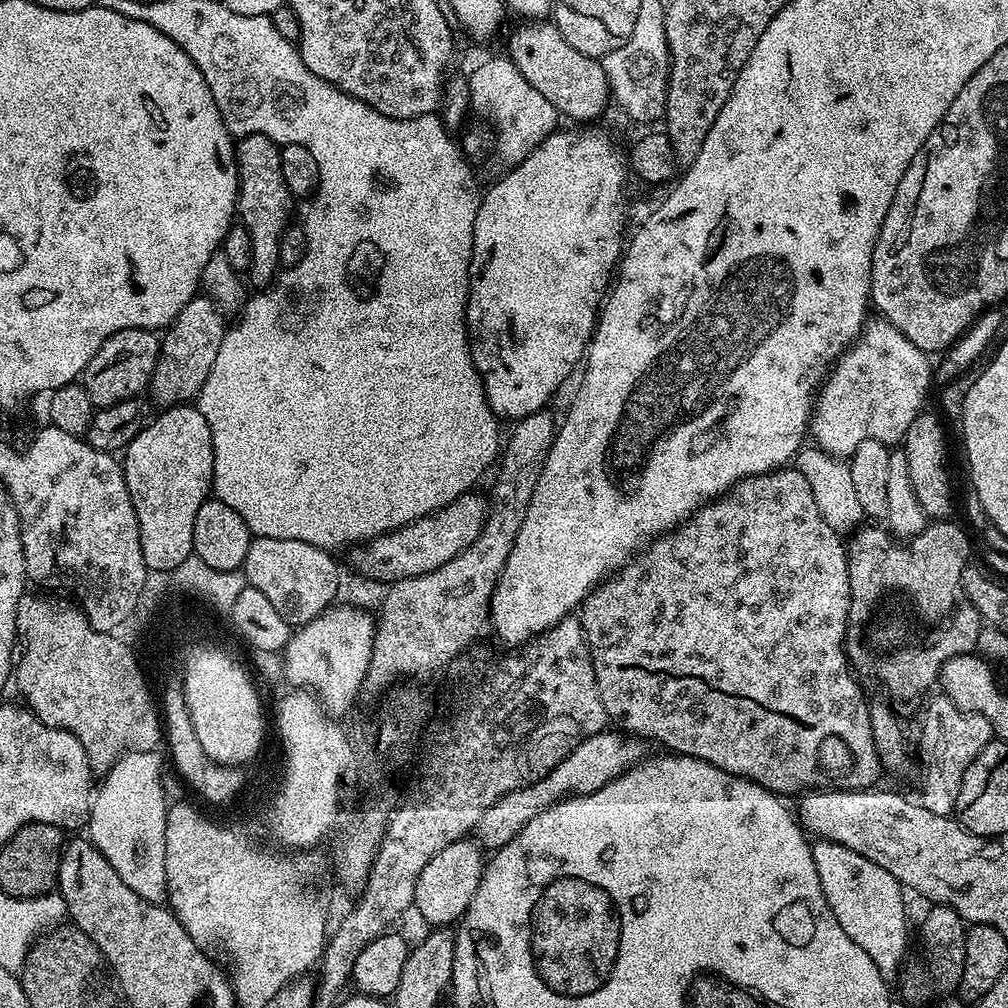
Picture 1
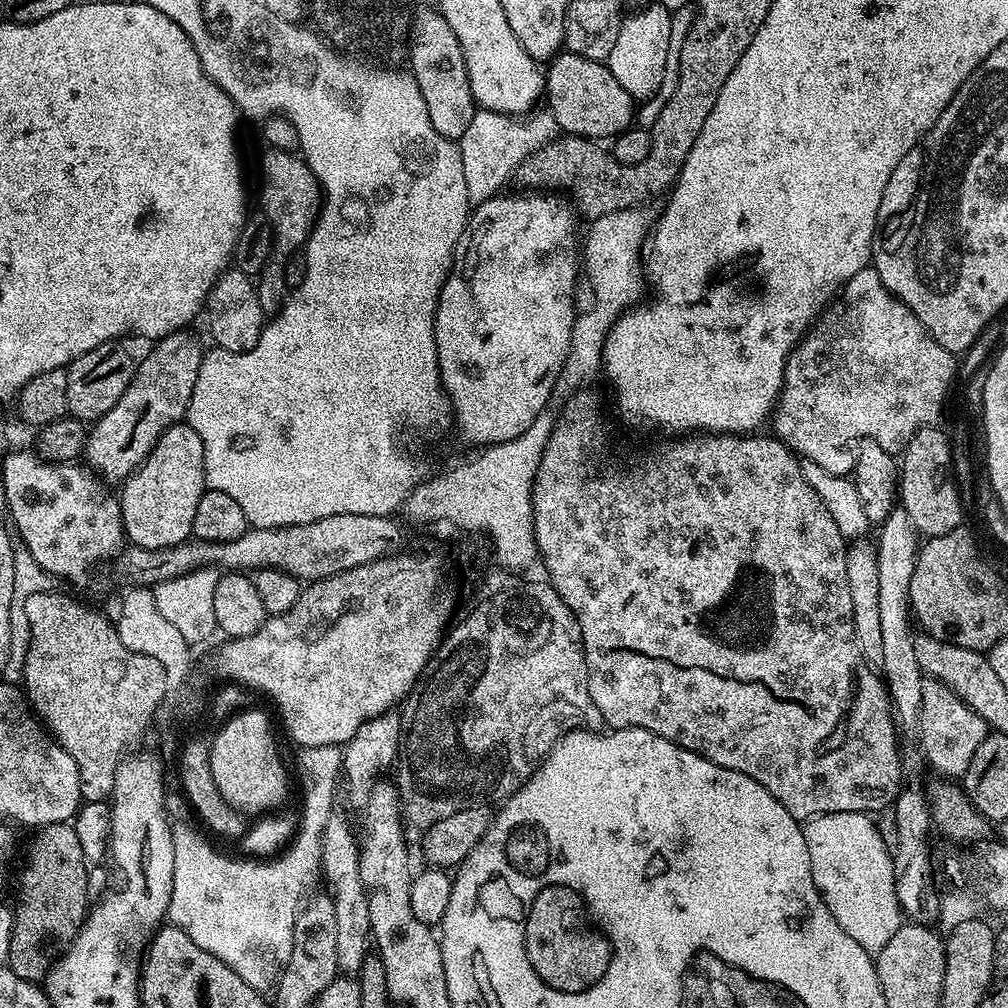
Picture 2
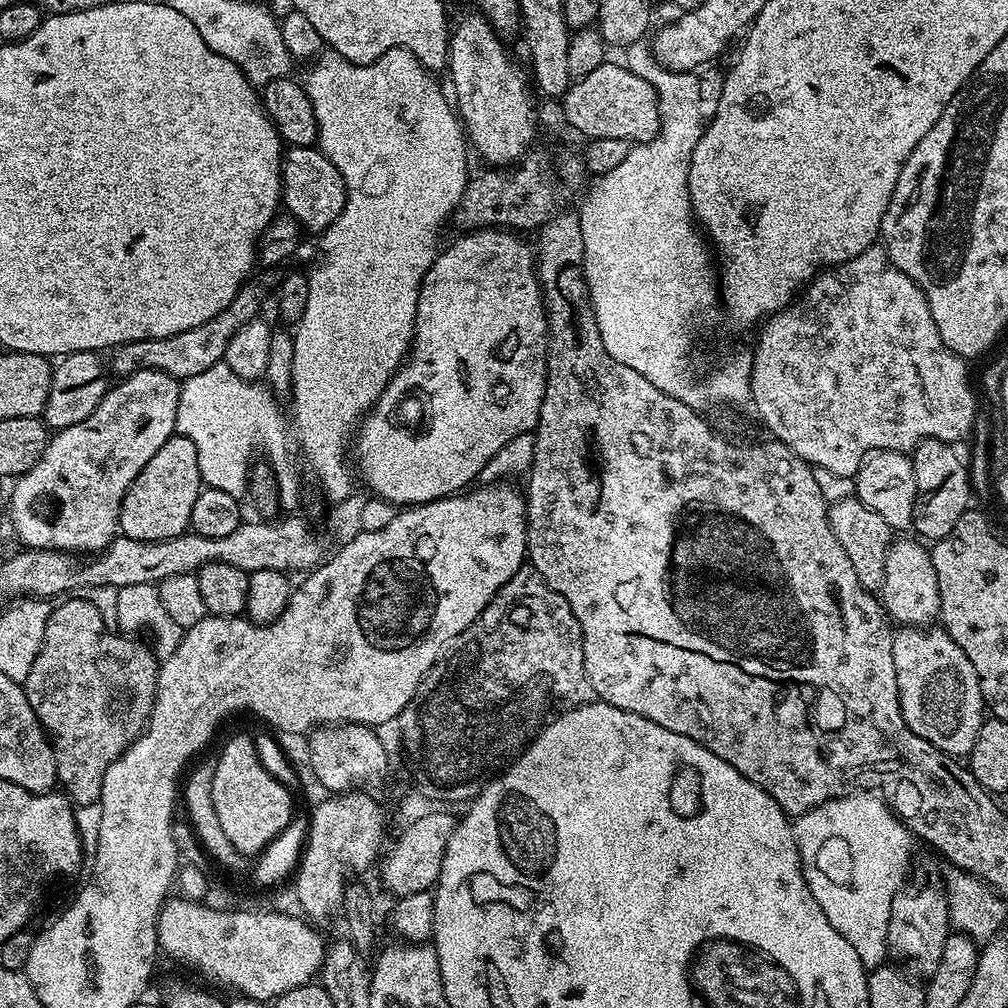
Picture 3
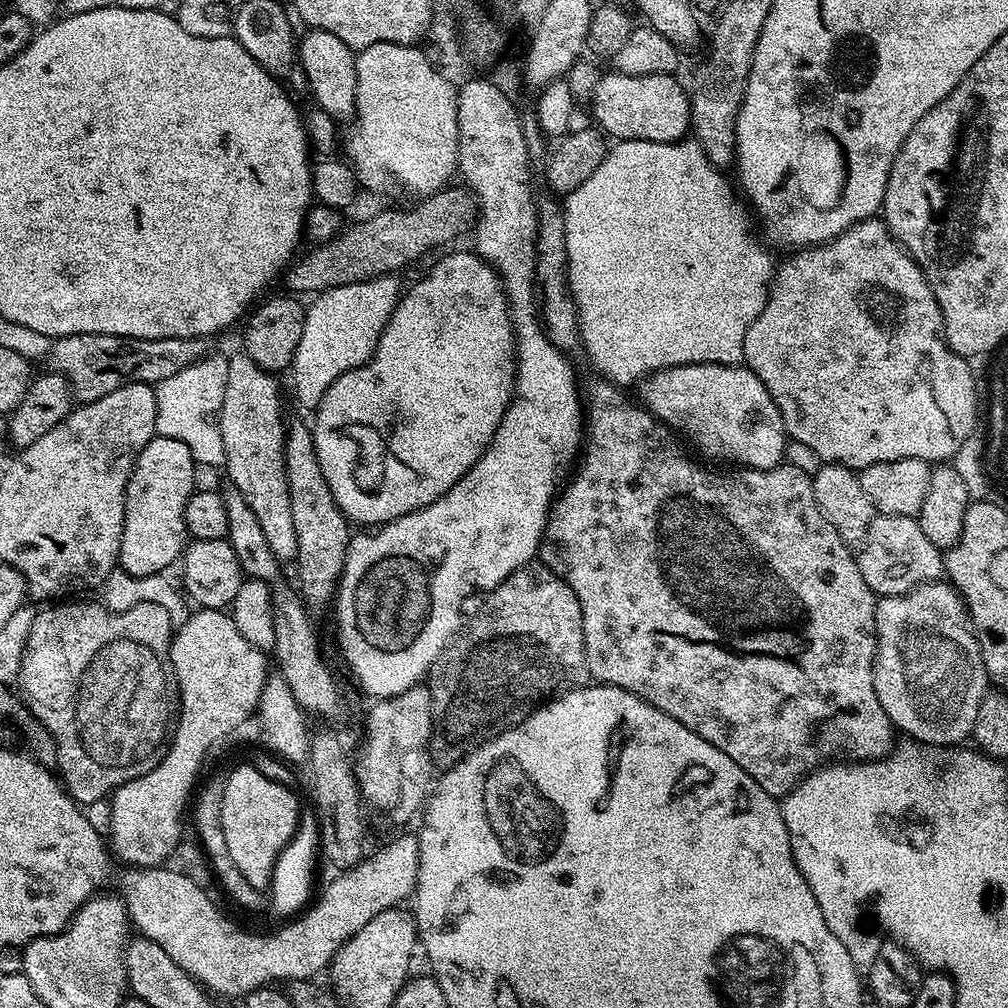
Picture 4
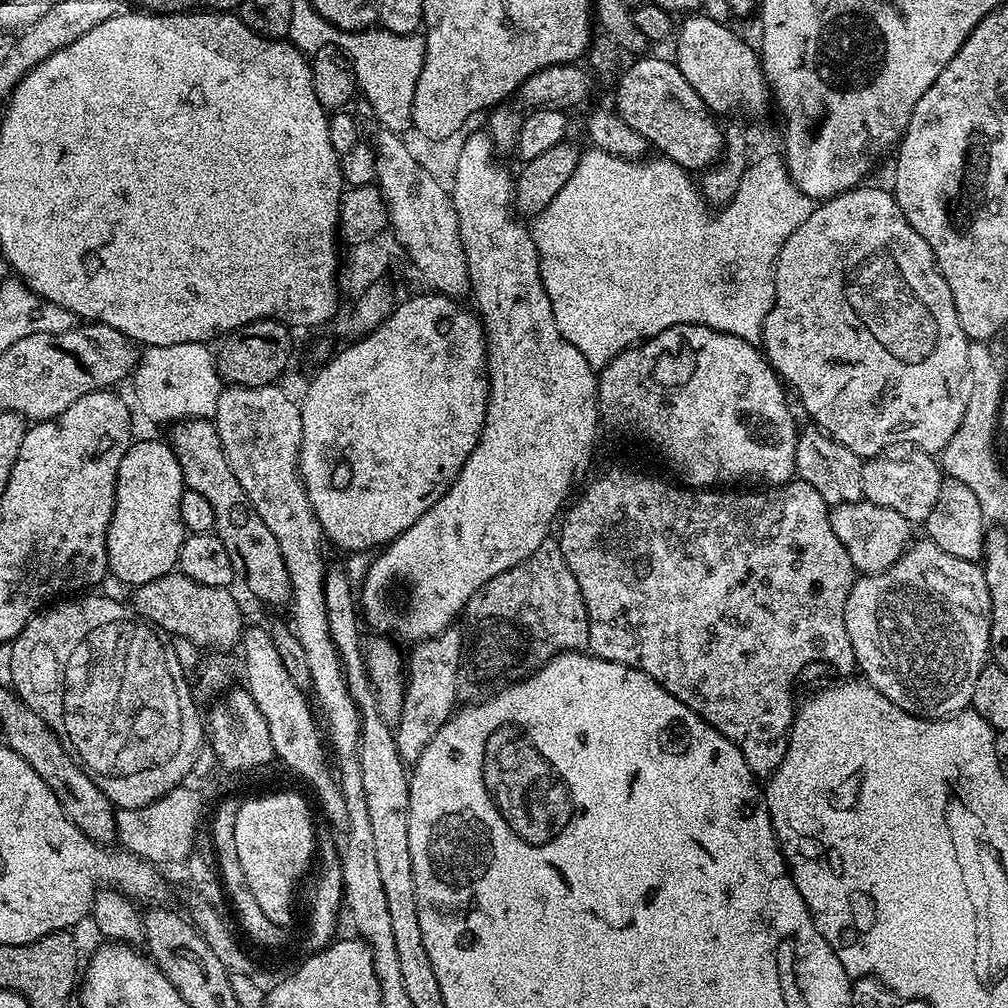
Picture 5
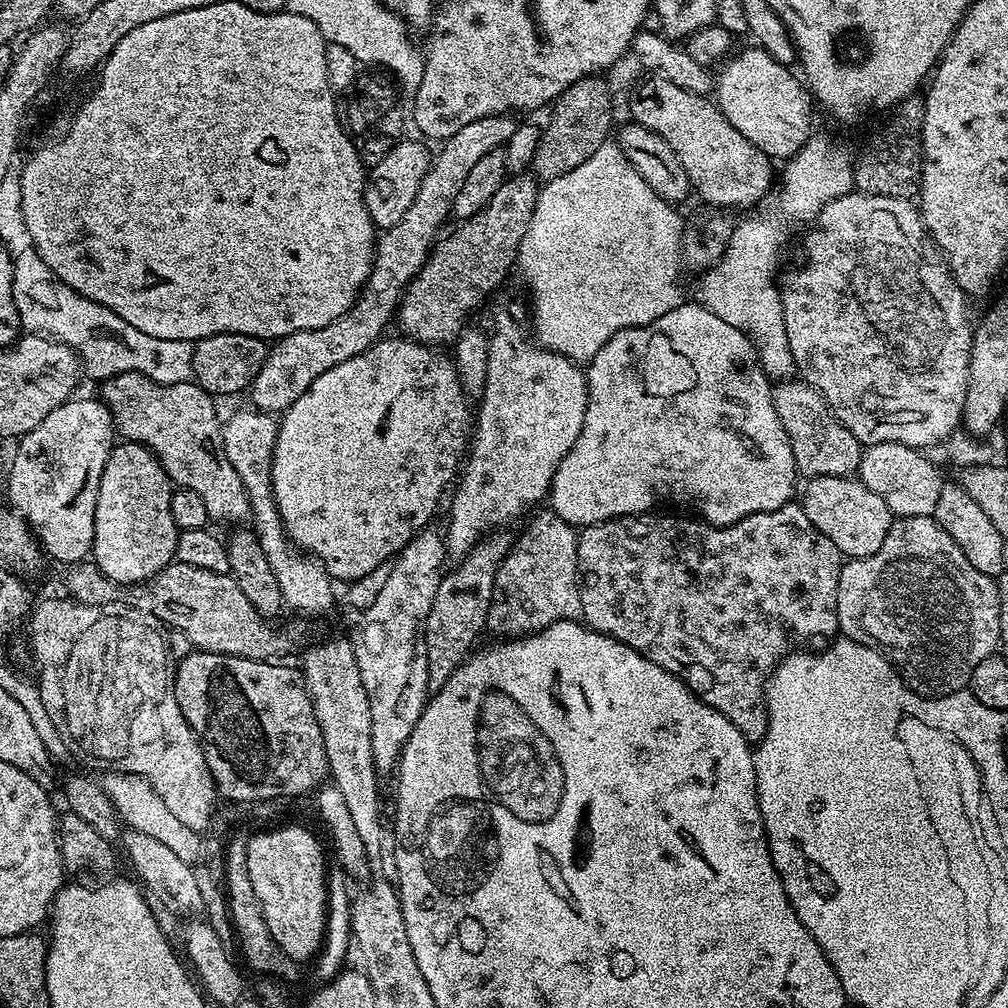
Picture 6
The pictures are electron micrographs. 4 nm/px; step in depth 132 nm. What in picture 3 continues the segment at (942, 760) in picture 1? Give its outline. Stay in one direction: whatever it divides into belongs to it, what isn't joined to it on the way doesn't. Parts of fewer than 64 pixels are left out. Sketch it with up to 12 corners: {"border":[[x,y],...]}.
{"border":[[940,626],[892,645],[906,726],[967,757],[986,719],[974,662]]}

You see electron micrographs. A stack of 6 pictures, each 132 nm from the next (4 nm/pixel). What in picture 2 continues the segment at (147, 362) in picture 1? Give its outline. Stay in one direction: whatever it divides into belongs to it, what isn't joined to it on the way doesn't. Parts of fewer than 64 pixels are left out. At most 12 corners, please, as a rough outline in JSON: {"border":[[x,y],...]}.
{"border":[[120,342],[68,365],[69,413],[101,420],[126,394],[137,361]]}

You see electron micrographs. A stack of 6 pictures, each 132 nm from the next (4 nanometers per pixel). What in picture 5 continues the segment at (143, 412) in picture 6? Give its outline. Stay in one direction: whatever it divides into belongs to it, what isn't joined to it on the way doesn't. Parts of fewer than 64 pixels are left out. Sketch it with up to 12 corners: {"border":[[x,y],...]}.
{"border":[[173,423],[185,489],[214,509],[232,569],[287,605],[282,550],[234,478],[215,423]]}

